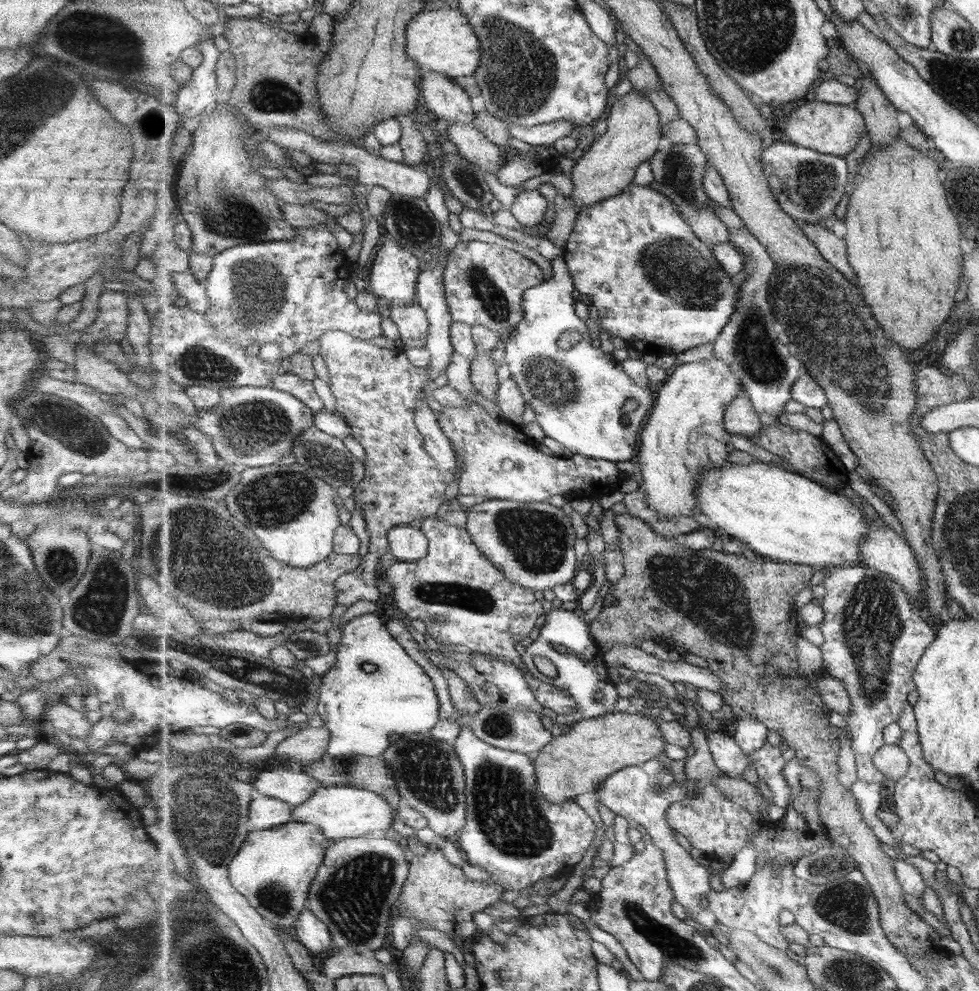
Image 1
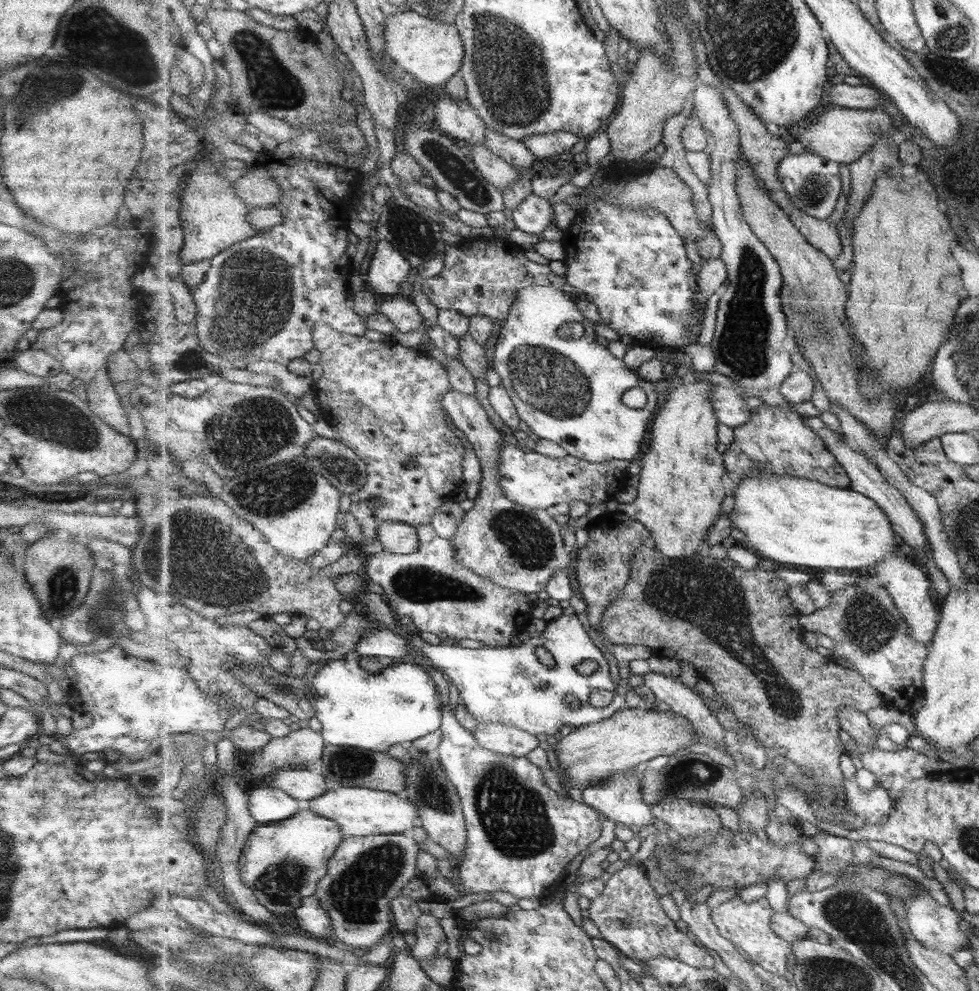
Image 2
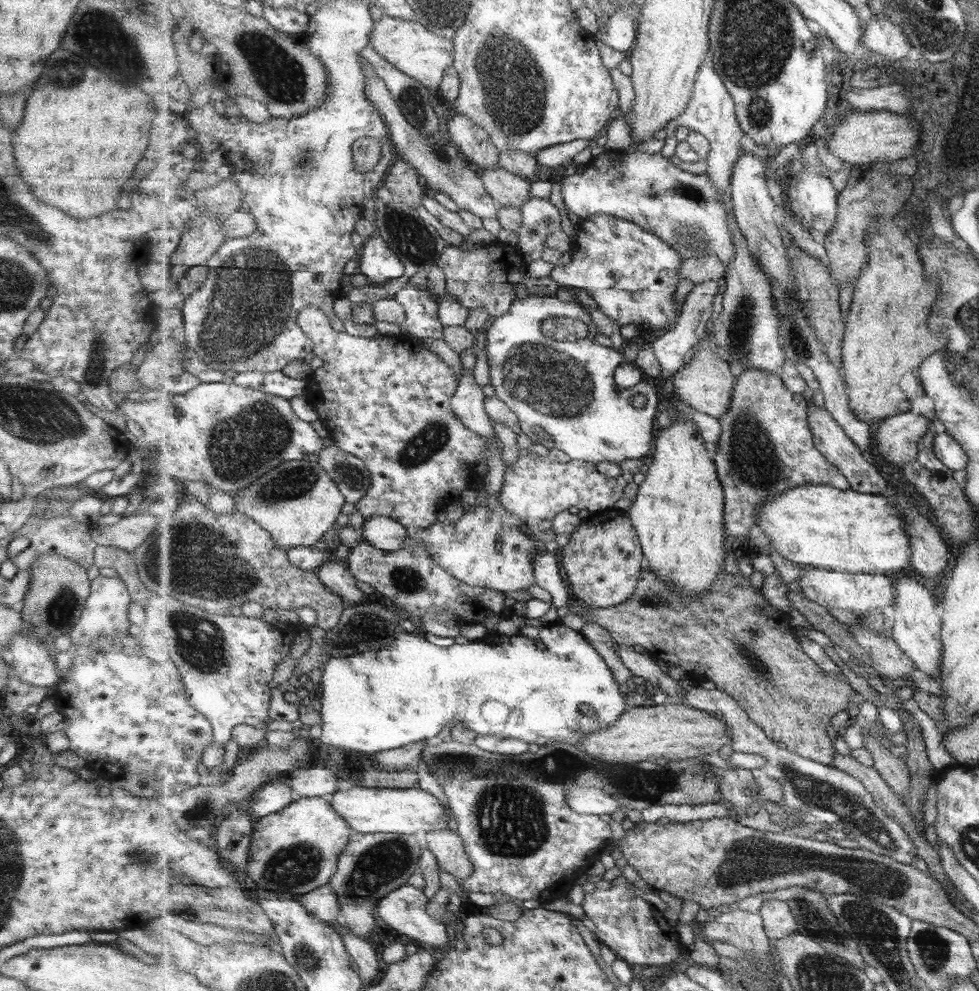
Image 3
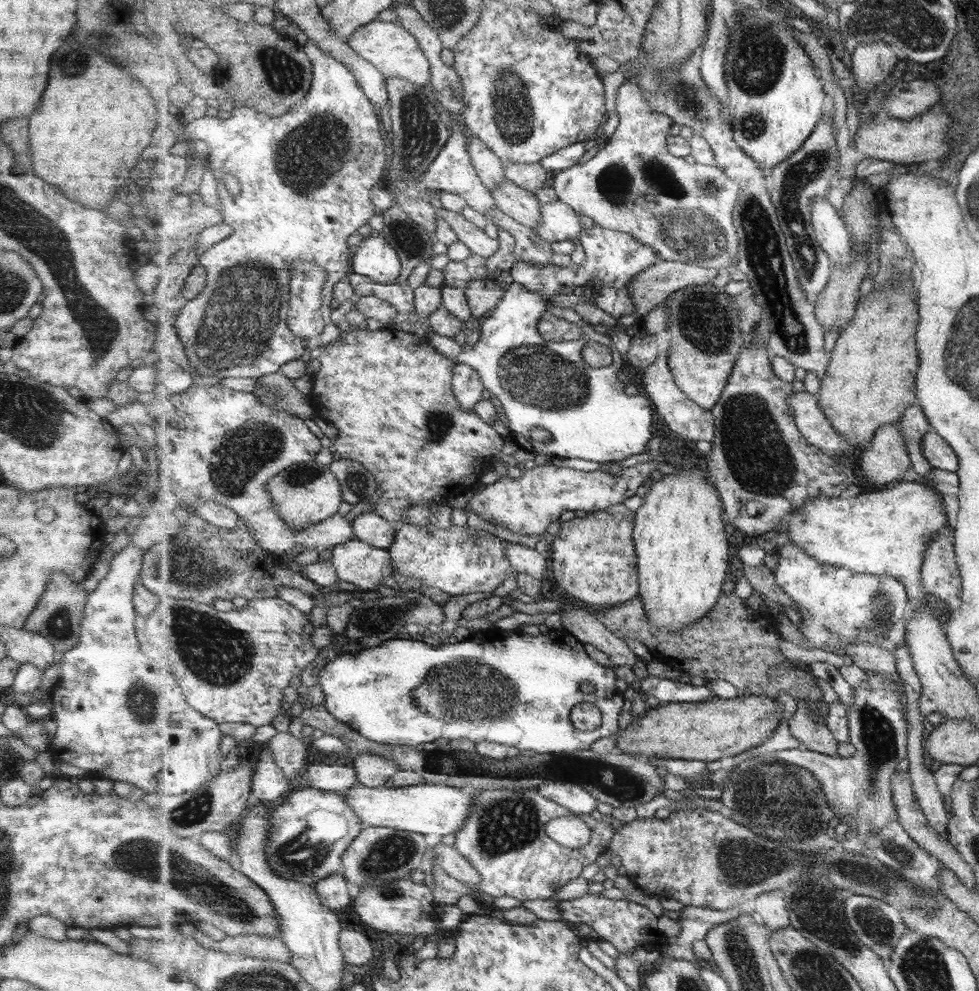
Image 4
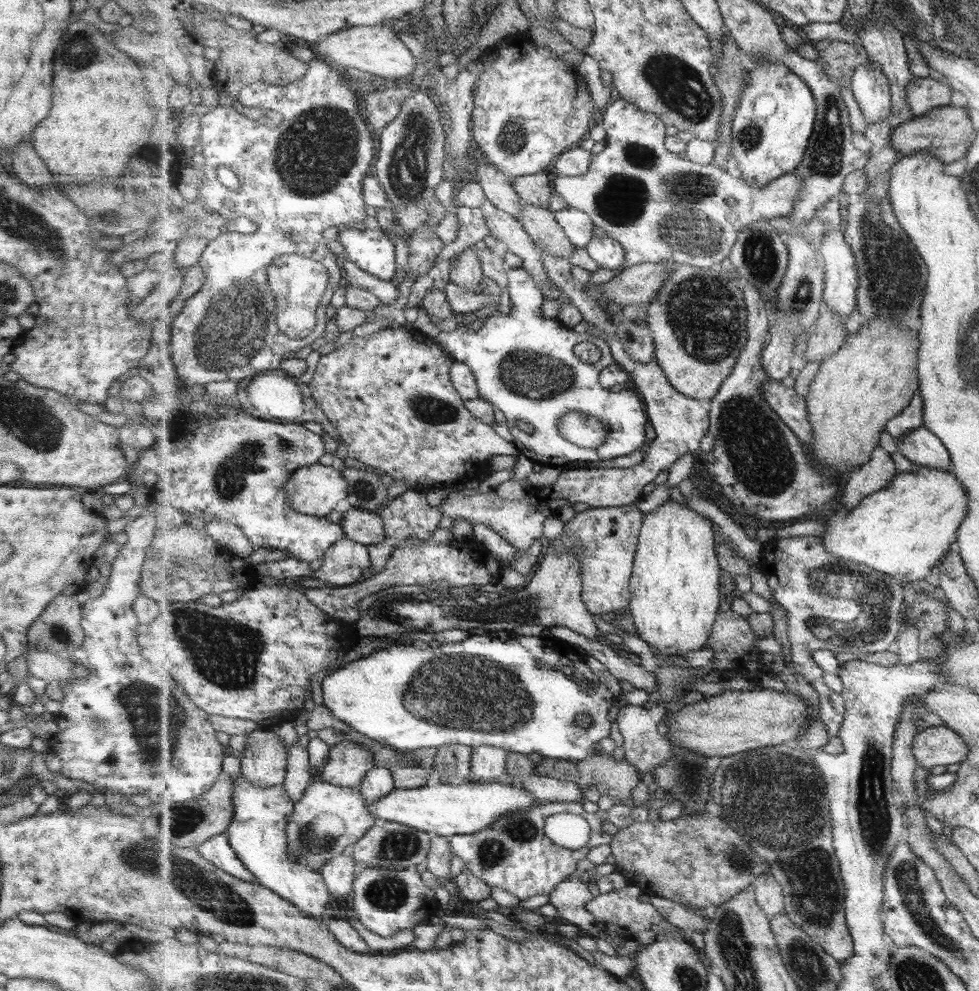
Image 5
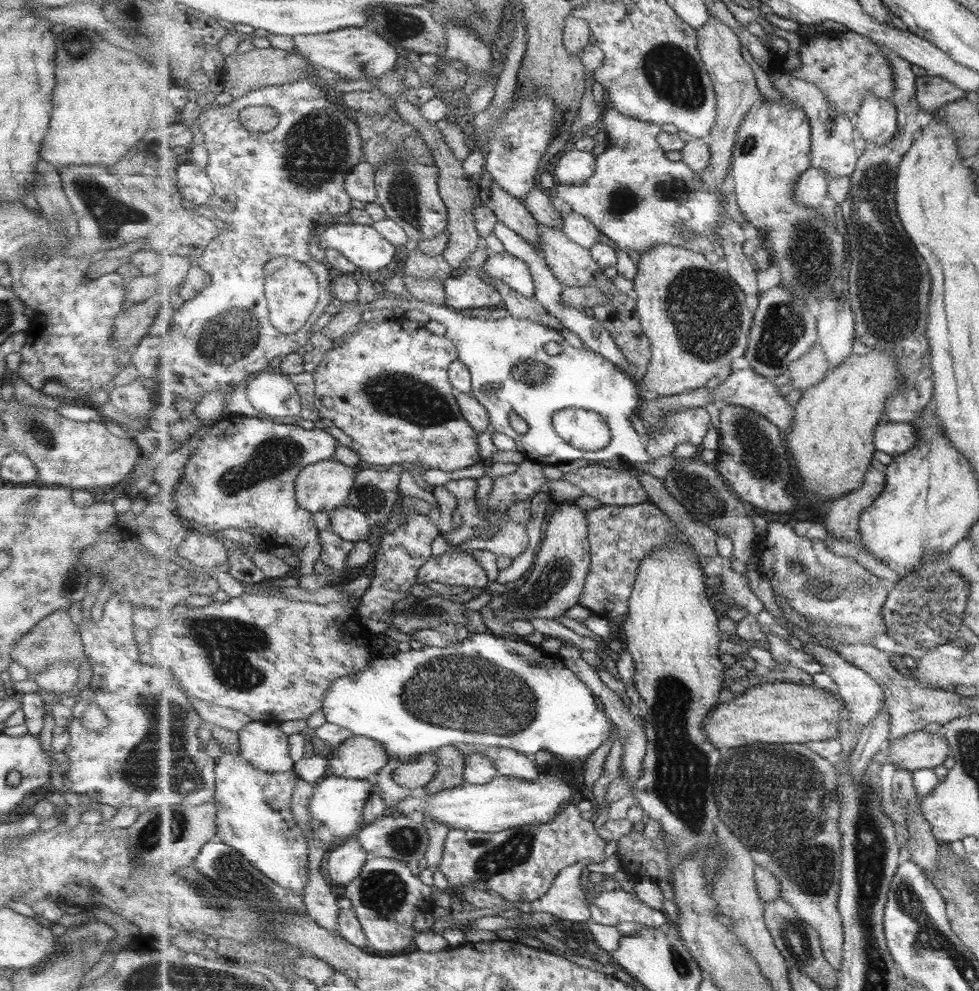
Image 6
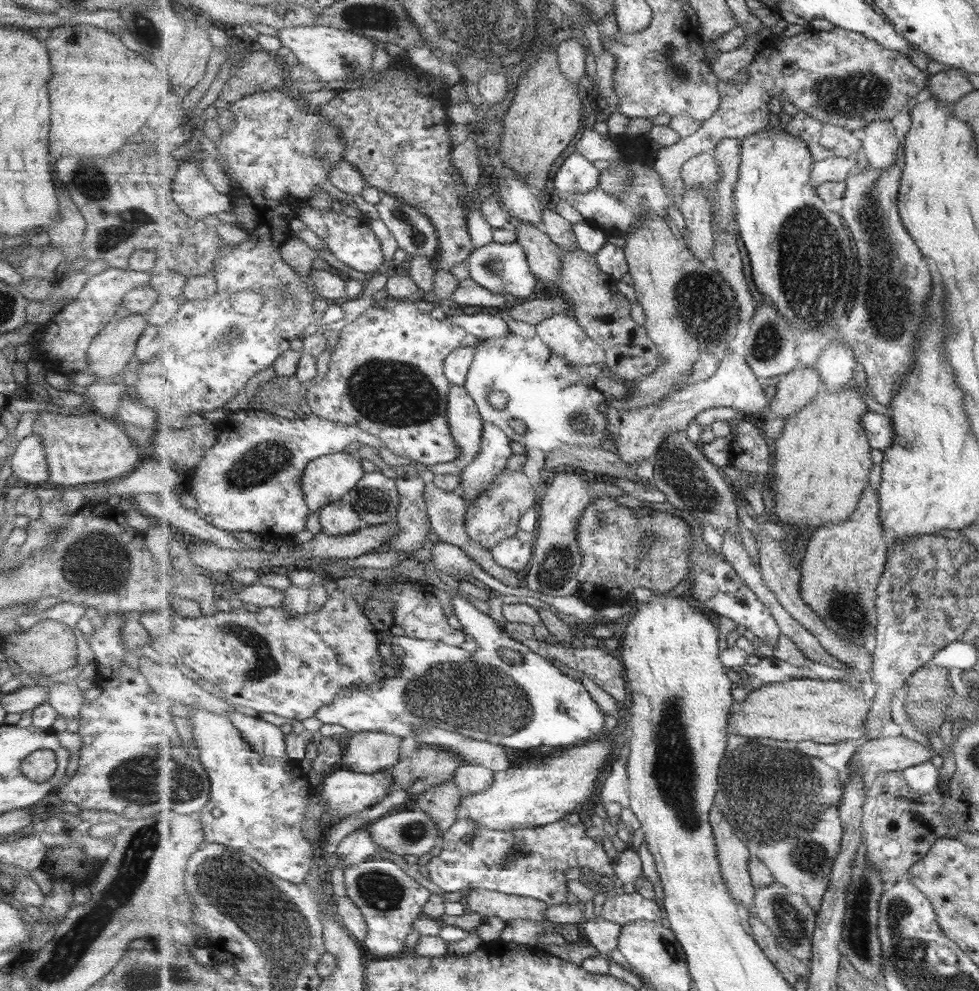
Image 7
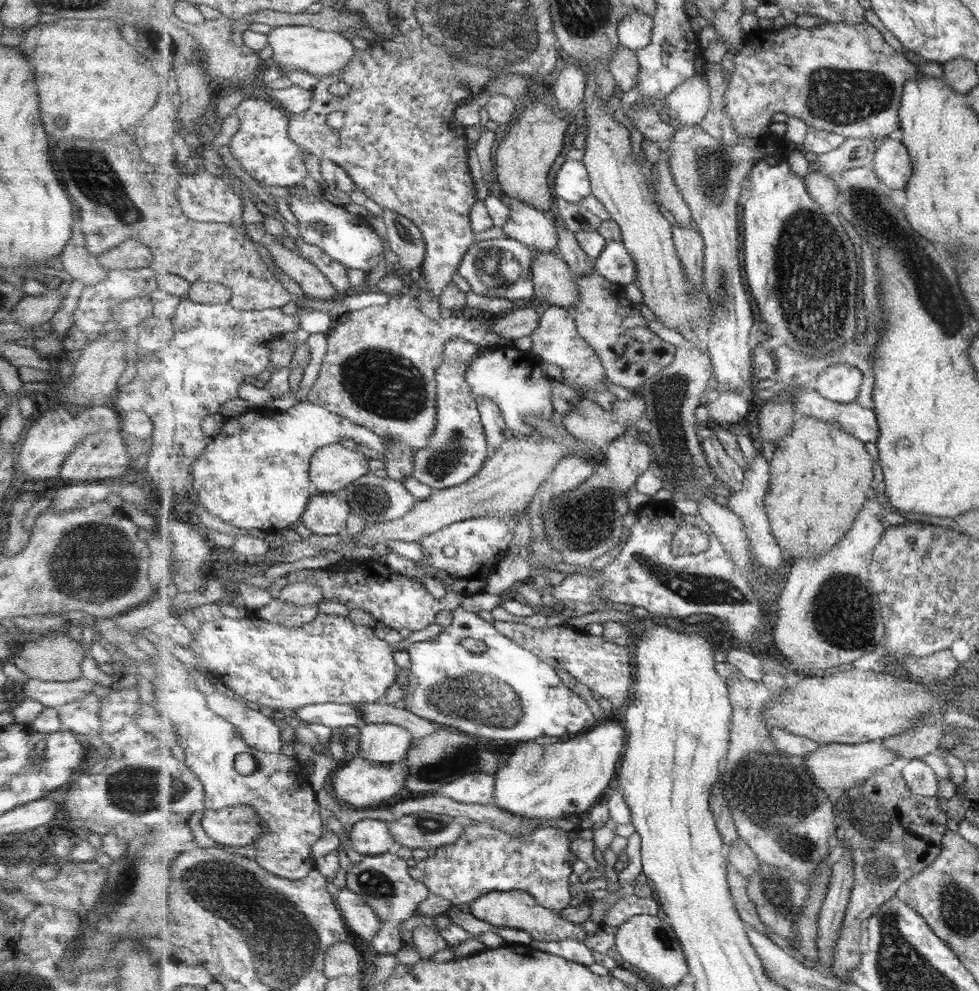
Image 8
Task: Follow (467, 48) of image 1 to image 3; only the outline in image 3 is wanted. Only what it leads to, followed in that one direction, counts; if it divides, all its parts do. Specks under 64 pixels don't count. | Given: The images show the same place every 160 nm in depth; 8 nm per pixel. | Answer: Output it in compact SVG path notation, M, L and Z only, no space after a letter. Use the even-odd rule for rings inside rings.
M388 15L382 16L376 22L370 44L385 60L394 64L401 72L422 82L427 88L441 86L447 66L454 63L456 51L453 39L435 35L423 24L418 24L414 20L401 20Z

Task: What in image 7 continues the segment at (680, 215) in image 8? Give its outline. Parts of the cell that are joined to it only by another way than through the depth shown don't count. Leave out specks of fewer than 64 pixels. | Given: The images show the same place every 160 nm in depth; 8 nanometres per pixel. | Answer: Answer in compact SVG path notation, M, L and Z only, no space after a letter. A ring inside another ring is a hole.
M837 26L830 32L819 32L819 30L810 27L808 31L791 36L791 38L783 38L783 40L771 38L765 42L762 49L756 54L754 61L748 66L748 81L733 81L733 84L720 81L718 88L720 89L721 104L717 114L713 118L707 119L693 136L682 137L676 145L663 147L656 152L654 166L661 178L664 179L668 194L672 194L674 200L679 204L689 189L679 175L685 162L694 156L715 150L724 138L743 140L752 134L763 132L771 124L772 114L769 112L769 102L774 96L781 102L784 98L790 100L799 111L807 112L815 120L861 133L863 128L871 122L892 119L897 114L901 114L909 106L909 102L921 90L927 88L927 81L930 80L930 77L929 73L917 68L913 62L910 63L905 53L891 50L873 38L867 38L863 34L844 30Z

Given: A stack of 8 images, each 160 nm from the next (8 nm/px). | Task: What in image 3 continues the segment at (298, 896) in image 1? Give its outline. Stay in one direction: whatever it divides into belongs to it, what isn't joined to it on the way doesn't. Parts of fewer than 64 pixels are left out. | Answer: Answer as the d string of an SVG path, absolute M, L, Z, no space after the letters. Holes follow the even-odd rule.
M301 768L287 777L288 784L300 796L287 808L261 818L257 818L250 846L250 860L245 879L257 890L269 889L278 893L289 892L291 895L302 895L323 885L328 885L338 873L340 856L348 848L350 837L355 832L352 826L335 810L329 798L339 791L339 775L329 768Z

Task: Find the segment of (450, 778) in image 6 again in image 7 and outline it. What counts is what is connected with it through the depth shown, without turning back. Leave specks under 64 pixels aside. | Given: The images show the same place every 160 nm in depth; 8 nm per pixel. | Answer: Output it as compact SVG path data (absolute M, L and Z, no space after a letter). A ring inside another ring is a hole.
M452 780L415 796L414 804L416 808L427 811L445 834L446 830L455 824L457 808L462 804L464 797L461 787Z

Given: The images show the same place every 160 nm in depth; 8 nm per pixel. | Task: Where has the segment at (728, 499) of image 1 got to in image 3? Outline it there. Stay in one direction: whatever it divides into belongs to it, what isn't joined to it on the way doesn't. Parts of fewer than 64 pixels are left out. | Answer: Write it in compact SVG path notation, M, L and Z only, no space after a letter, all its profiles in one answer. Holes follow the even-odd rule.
M811 484L799 486L787 491L787 493L783 492L774 498L770 498L770 500L766 500L766 502L762 504L762 508L758 514L757 526L759 526L765 536L769 538L769 544L771 544L775 551L781 554L785 559L792 561L793 564L797 563L801 566L807 565L851 574L884 574L890 575L892 578L899 577L907 572L912 572L912 547L910 546L908 531L905 530L902 512L891 499L885 496L864 494L857 490L840 490L836 487L824 485Z

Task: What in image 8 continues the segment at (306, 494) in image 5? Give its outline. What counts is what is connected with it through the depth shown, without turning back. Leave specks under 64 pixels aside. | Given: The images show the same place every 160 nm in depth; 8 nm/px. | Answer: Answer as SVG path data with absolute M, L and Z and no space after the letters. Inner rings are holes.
M333 444L317 450L310 466L310 479L318 493L342 494L347 486L370 475L365 454Z

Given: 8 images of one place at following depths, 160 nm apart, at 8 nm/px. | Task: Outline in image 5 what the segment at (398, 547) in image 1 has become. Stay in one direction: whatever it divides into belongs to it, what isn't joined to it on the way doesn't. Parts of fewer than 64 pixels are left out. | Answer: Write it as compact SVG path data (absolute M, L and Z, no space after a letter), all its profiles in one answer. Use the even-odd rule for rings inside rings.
M351 507L343 514L340 524L345 528L346 537L359 544L379 544L387 537L385 522L379 512Z

